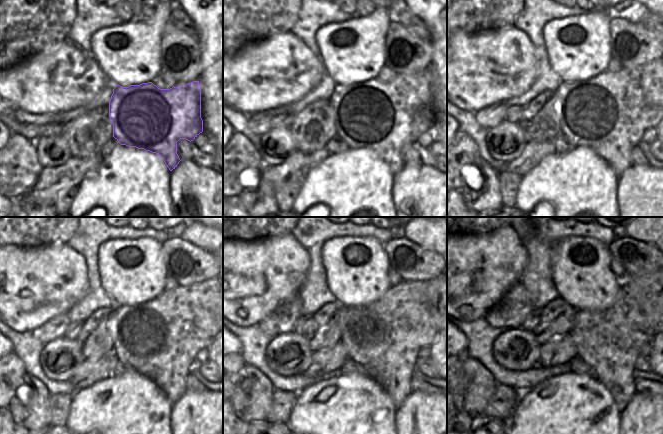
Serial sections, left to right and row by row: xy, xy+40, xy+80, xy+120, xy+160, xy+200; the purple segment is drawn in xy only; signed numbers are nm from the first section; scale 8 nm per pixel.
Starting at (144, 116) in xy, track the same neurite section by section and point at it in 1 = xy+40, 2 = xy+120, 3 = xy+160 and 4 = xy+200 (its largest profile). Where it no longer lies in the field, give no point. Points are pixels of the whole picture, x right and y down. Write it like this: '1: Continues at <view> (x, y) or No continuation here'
1: Continues at xy+40 (380, 116)
2: Continues at xy+120 (161, 344)
3: Continues at xy+160 (386, 343)
4: Continues at xy+200 (610, 341).

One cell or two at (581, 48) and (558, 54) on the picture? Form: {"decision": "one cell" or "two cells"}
{"decision": "one cell"}

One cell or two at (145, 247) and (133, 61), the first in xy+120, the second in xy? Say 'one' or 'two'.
one

